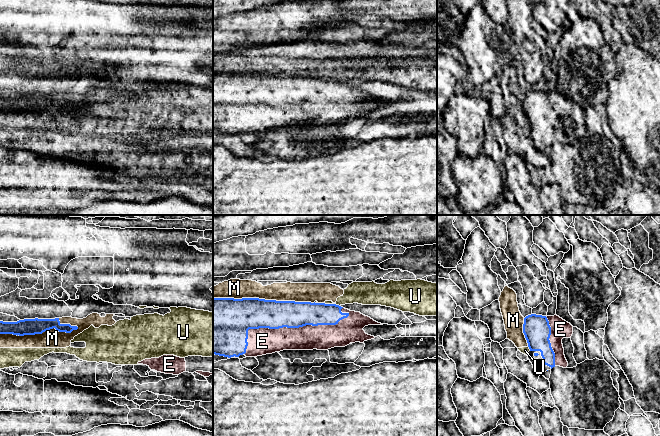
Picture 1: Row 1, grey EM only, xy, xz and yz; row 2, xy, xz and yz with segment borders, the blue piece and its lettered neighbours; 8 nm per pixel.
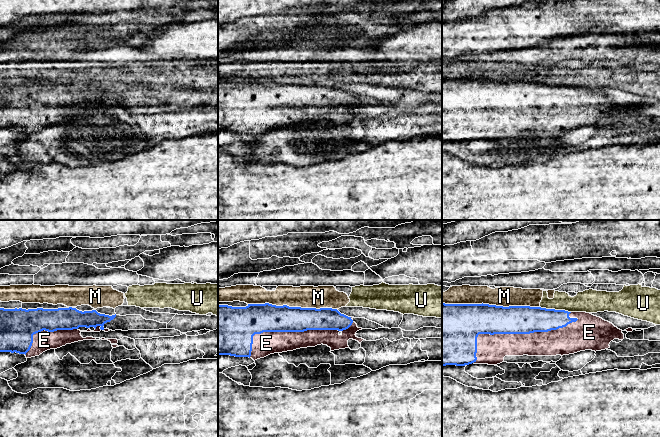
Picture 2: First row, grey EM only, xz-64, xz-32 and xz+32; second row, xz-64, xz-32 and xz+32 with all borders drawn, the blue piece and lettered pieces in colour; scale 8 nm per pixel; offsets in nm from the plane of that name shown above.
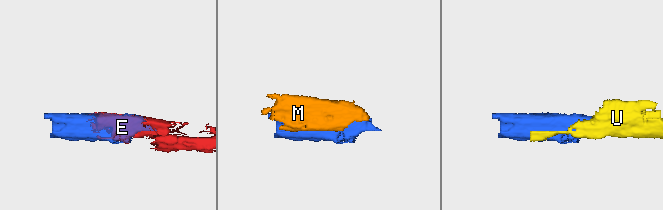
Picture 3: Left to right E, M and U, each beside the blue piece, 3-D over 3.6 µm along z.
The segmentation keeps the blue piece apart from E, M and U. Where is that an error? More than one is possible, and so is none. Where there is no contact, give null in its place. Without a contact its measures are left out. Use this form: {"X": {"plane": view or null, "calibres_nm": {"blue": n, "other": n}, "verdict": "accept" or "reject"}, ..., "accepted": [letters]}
{"E": {"plane": "xz", "calibres_nm": {"blue": 240, "other": 220}, "verdict": "accept"}, "M": {"plane": "xy", "calibres_nm": {"blue": 130, "other": 150}, "verdict": "reject"}, "U": {"plane": "xz", "calibres_nm": {"blue": 190, "other": 180}, "verdict": "reject"}, "accepted": ["E"]}

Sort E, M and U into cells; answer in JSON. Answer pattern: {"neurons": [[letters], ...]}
{"neurons": [["E"], ["M", "U"]]}

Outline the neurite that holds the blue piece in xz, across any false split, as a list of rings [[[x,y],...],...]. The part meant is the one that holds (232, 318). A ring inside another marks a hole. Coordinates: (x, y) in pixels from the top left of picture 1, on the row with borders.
[[[213,298],[213,354],[228,358],[237,358],[240,355],[246,357],[257,357],[266,354],[272,354],[283,350],[328,350],[334,347],[345,347],[350,343],[360,342],[374,339],[374,336],[365,333],[363,328],[368,325],[383,325],[371,319],[360,312],[350,311],[336,304],[311,303],[311,302],[295,302],[295,301],[276,301],[265,300],[259,298]]]

